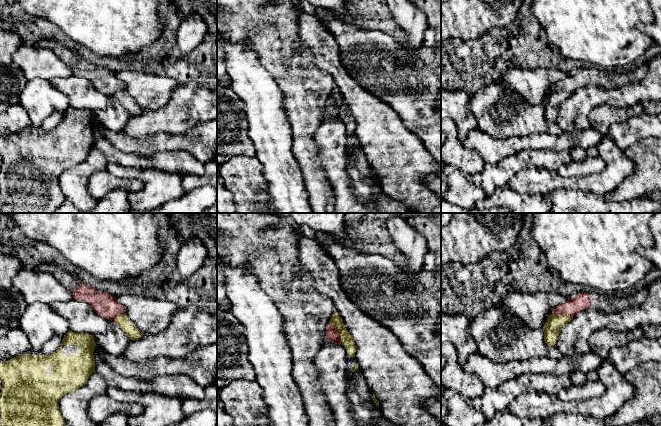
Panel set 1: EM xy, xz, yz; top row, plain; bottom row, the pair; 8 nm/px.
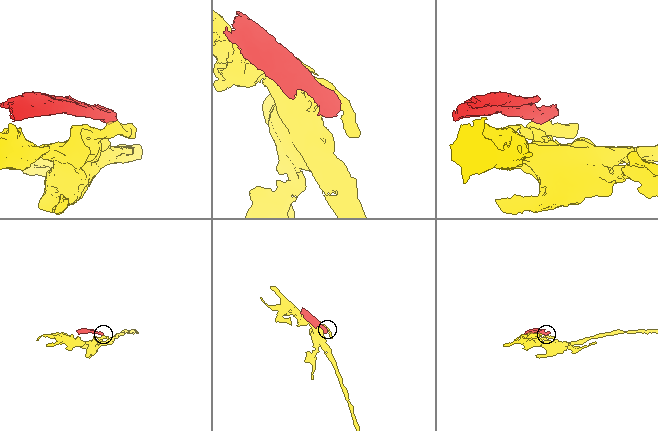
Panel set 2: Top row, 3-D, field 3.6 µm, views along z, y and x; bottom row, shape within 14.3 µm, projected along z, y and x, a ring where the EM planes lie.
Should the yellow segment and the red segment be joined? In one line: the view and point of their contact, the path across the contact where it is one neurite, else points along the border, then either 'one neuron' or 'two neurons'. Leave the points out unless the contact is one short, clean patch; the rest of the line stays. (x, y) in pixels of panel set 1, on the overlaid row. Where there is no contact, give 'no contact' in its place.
meets yellow in xz at (339, 331); border along xz (329, 321), (339, 332), (342, 343); two neurons

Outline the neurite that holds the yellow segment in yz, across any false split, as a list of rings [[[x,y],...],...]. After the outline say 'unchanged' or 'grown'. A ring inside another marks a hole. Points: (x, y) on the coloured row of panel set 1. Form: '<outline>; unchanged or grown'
[[[551,314],[543,327],[544,341],[548,346],[554,346],[564,325],[570,322],[573,316]]]; unchanged

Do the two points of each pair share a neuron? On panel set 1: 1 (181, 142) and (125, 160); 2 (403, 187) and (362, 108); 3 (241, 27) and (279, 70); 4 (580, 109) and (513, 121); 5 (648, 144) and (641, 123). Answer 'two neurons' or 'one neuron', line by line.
1: two neurons
2: one neuron
3: one neuron
4: two neurons
5: two neurons

